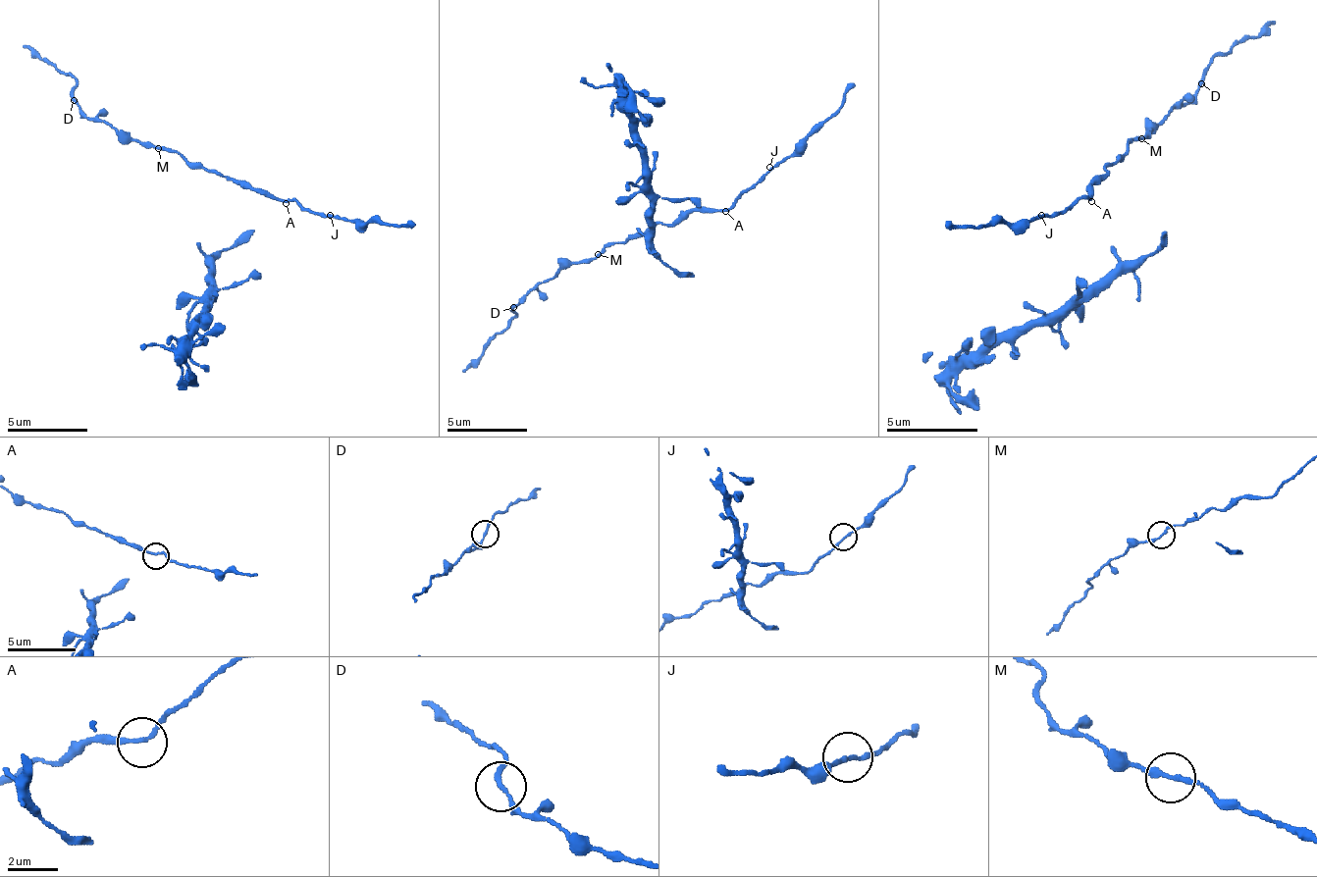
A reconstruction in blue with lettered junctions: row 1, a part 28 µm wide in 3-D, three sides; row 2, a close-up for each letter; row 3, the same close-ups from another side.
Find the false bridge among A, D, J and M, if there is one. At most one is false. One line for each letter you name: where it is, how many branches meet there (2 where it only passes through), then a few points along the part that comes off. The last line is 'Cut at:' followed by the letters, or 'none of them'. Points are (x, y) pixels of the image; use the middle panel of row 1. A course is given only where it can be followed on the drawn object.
Cut at: none of them

